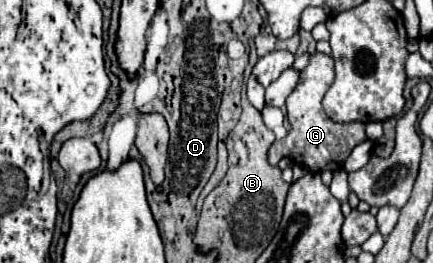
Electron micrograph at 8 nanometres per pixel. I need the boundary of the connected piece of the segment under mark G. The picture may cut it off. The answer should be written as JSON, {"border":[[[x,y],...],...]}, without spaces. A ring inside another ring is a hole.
{"border":[[[315,53],[309,61],[309,65],[301,71],[299,83],[293,89],[293,93],[287,97],[287,119],[291,123],[291,131],[287,133],[285,139],[275,141],[269,149],[269,165],[277,165],[281,157],[289,155],[293,161],[305,165],[305,169],[319,173],[323,169],[337,171],[343,167],[345,159],[353,151],[355,145],[363,143],[365,137],[365,123],[335,123],[331,121],[323,107],[321,99],[327,87],[333,83],[335,71],[333,71],[333,57]]]}

